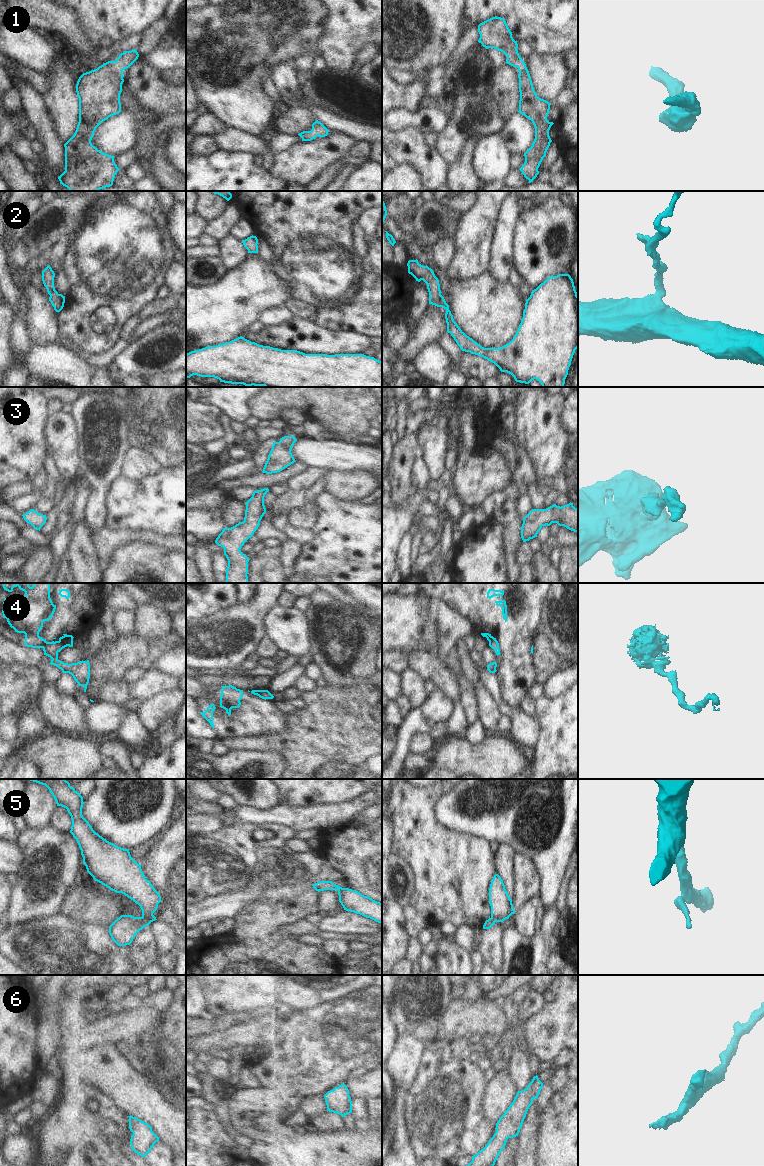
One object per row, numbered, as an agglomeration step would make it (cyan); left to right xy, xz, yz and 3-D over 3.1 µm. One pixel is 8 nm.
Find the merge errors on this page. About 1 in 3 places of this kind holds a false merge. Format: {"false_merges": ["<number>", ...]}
{"false_merges": ["4", "5"]}

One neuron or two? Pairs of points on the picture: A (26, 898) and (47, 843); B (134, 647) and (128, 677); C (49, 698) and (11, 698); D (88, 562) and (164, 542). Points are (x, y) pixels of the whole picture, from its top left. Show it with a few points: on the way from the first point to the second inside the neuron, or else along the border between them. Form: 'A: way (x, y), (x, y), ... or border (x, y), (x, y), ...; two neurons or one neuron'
A: way (40, 884), (40, 859), (42, 857); one neuron
B: border (144, 670), (129, 668), (121, 679); two neurons
C: border (41, 682), (39, 710), (46, 720); two neurons
D: border (90, 538), (102, 569); two neurons

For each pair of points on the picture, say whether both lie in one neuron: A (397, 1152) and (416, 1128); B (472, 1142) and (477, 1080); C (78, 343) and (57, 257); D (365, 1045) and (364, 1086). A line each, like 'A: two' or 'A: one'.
A: two
B: one
C: two
D: two

